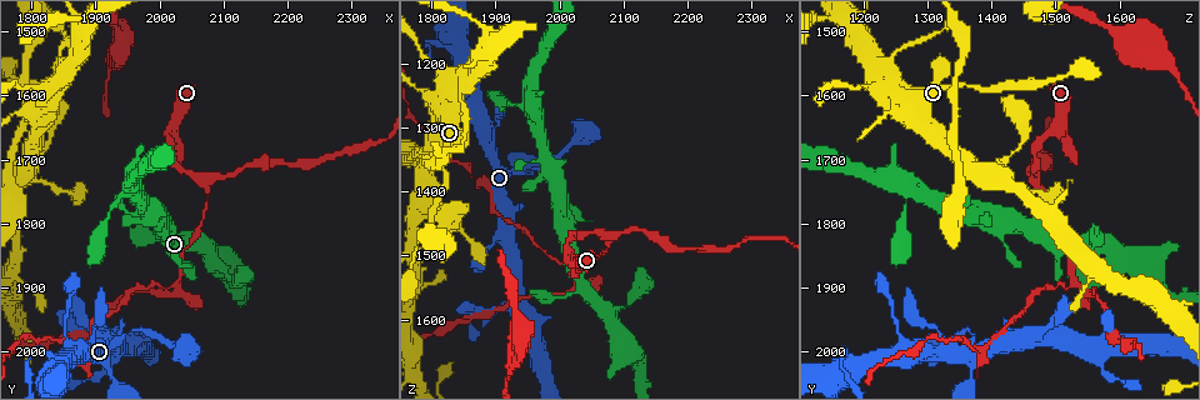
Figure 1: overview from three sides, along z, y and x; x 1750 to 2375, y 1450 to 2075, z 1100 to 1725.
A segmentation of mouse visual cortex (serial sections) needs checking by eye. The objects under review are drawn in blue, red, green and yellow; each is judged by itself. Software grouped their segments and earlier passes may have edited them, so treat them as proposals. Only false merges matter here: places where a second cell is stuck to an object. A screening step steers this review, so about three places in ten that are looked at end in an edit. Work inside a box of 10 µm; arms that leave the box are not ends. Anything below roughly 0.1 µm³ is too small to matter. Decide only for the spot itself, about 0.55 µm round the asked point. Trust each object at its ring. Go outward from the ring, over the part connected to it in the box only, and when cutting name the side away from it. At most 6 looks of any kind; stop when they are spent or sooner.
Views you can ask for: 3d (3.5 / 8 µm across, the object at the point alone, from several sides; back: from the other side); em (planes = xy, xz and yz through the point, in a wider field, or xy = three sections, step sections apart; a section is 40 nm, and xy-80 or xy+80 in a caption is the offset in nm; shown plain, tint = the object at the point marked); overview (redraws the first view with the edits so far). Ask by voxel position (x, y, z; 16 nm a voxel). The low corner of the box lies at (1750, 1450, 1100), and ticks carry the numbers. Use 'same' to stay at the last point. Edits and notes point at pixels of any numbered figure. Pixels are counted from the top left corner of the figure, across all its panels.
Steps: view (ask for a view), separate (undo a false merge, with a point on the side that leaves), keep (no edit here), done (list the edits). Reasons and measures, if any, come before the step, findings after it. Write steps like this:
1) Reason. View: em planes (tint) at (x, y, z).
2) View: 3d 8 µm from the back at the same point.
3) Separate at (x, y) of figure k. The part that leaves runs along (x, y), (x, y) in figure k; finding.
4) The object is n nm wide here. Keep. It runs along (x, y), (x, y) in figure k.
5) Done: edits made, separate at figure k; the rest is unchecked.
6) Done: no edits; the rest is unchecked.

Three arms meet. View: 3d 3.5 µm at (1960, 1750, 1275).

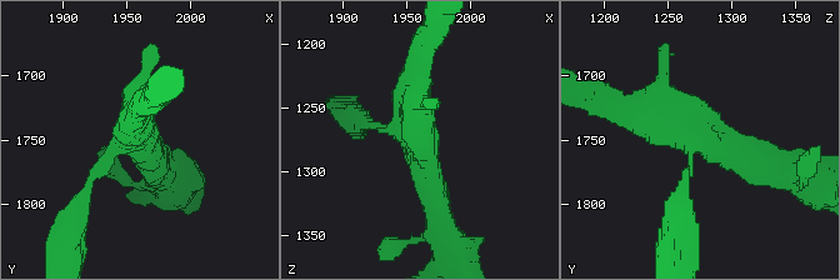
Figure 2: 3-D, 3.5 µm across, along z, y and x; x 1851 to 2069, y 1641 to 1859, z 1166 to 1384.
Need the tissue. View: em xy step 3 (tint) at (1958, 1746, 1272).

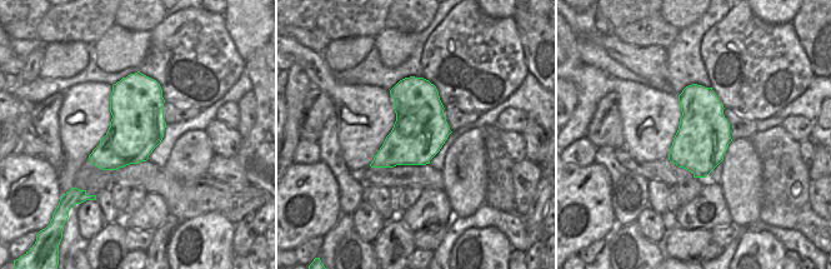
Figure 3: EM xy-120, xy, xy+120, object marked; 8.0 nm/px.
Keep. It runs along (765, 164), (673, 110), (621, 110) in figure 2; all the same cell.

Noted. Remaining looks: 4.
Looks like a crossing. View: 3d 3.5 µm at (1800, 1680, 1330).

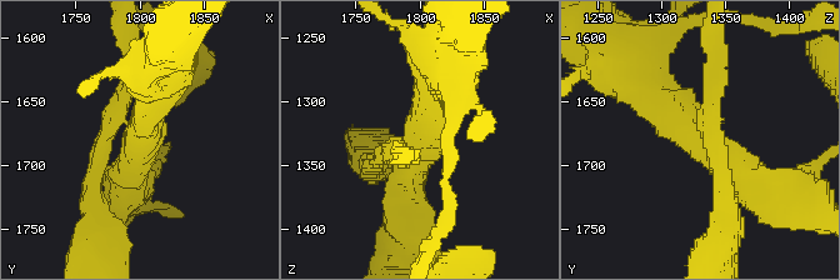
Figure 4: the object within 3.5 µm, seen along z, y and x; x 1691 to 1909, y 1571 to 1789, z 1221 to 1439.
View: em xy step 3 (plain) at (1798, 1680, 1330).

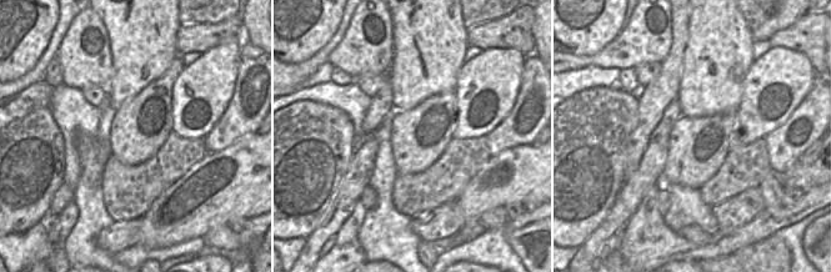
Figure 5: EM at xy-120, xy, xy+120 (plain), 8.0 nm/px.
View: em xy step 3 (tint) at the same point.

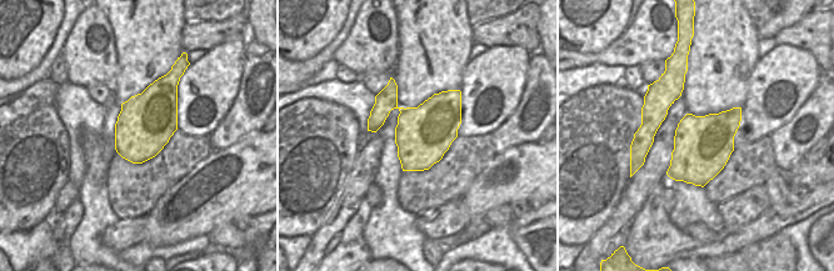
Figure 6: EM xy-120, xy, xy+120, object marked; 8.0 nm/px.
The object is 460 nm wide here. Separate at (716, 83) of figure 4. The part that leaves runs along (124, 120), (104, 131), (93, 224) in figure 4; a second cell is stuck on.

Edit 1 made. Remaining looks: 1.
Done: edits made, separate at figure 4; the rest is unchecked.

